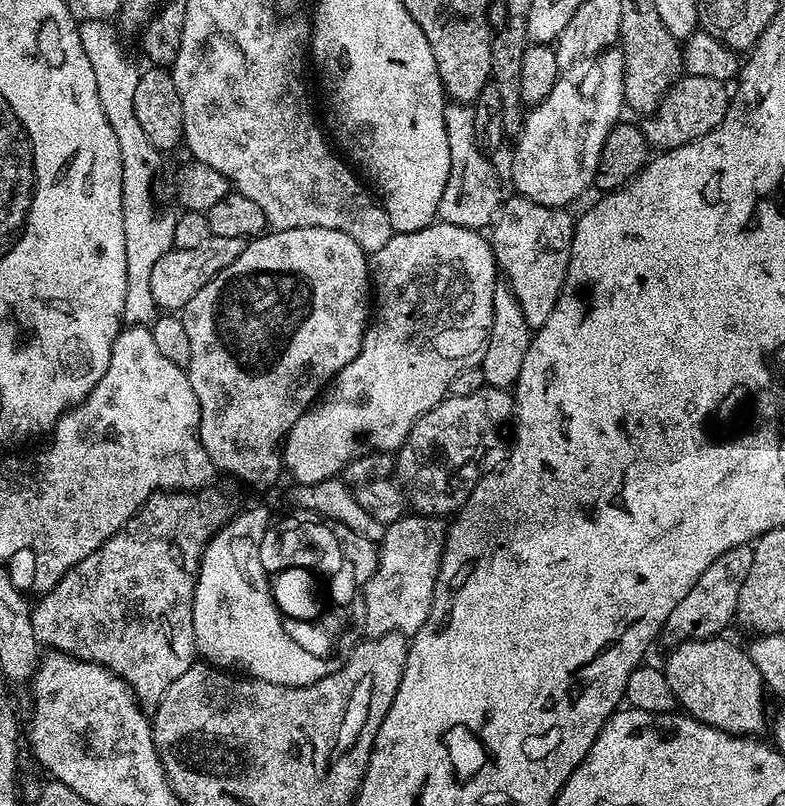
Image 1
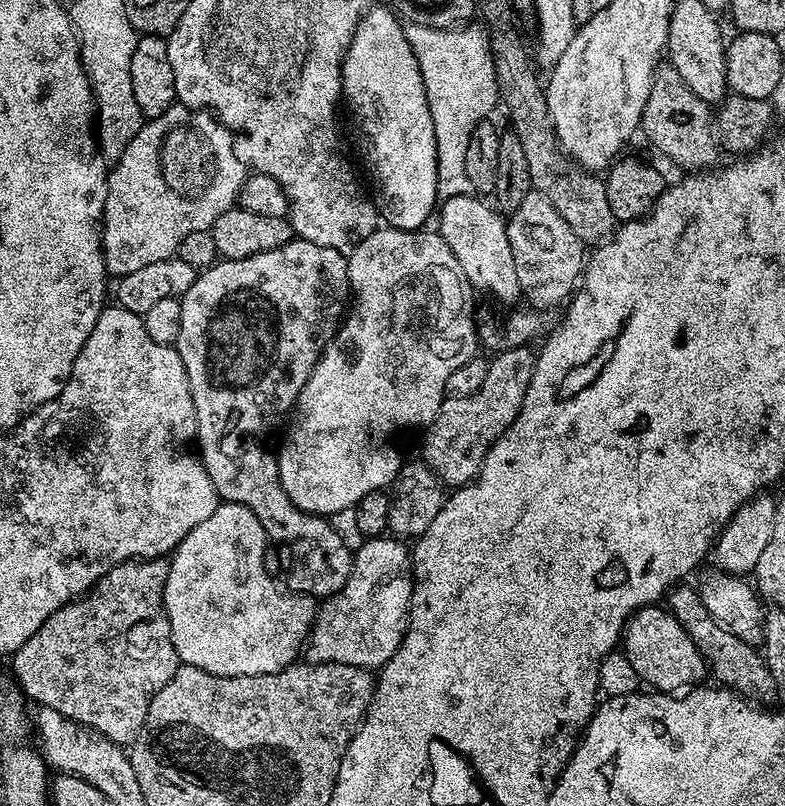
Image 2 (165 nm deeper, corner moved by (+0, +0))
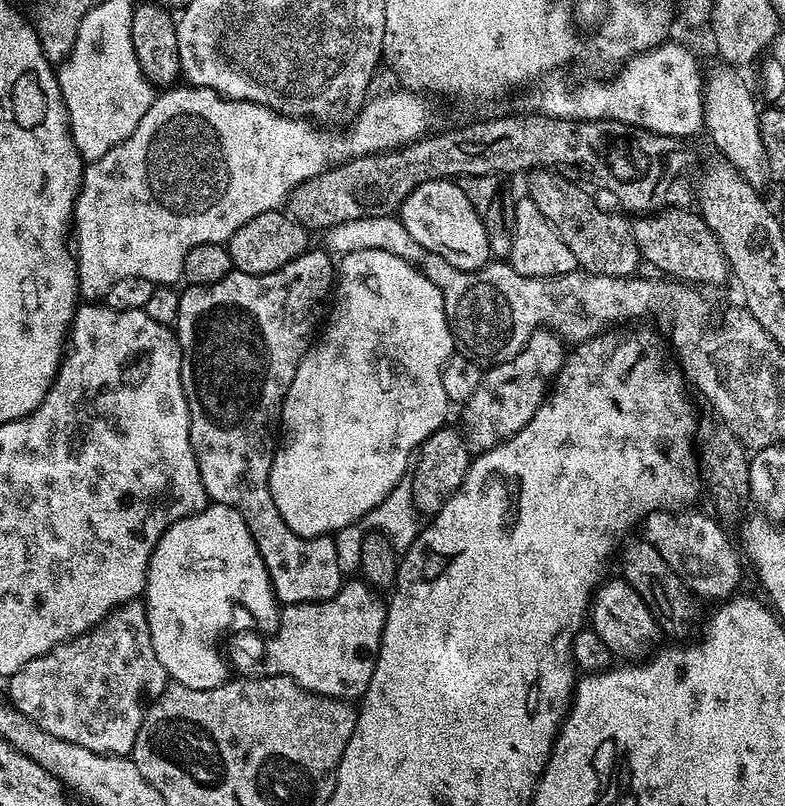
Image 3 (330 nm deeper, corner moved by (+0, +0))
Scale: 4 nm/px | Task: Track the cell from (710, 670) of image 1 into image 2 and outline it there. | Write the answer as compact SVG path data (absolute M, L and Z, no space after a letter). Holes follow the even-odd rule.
M664 606L640 608L632 615L622 633L622 651L626 658L630 658L634 670L638 670L641 681L657 692L676 694L691 689L710 672L704 656L694 644L694 638L690 638L678 618L674 618Z

